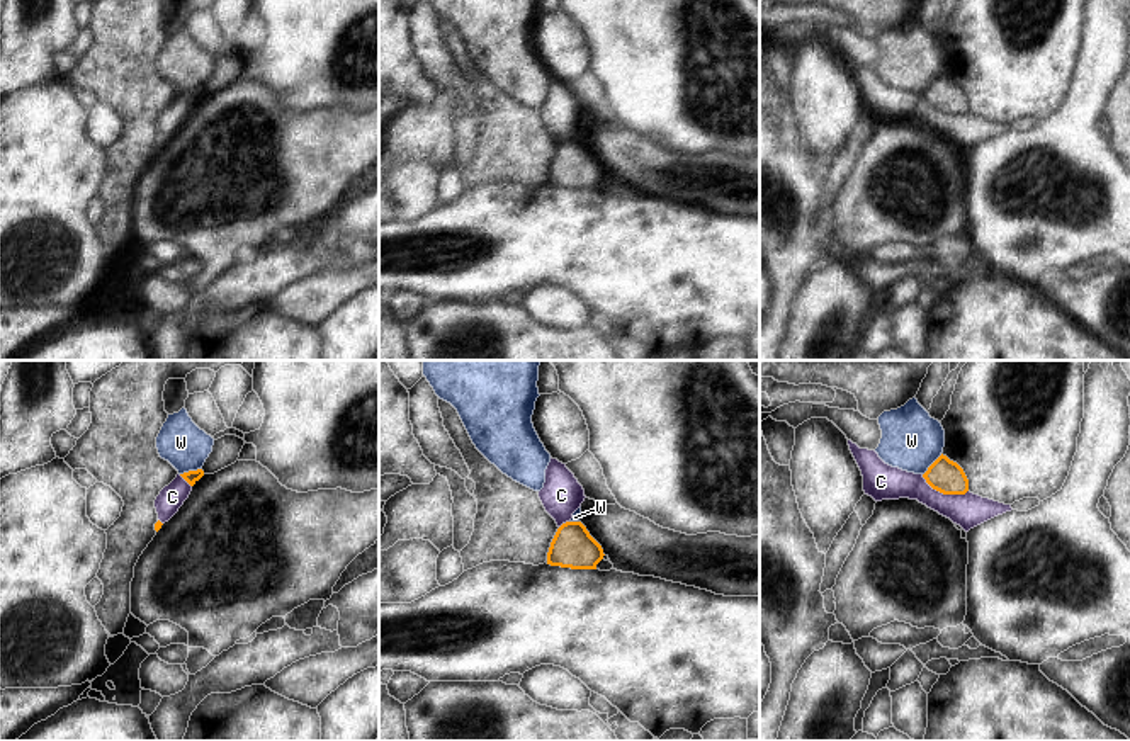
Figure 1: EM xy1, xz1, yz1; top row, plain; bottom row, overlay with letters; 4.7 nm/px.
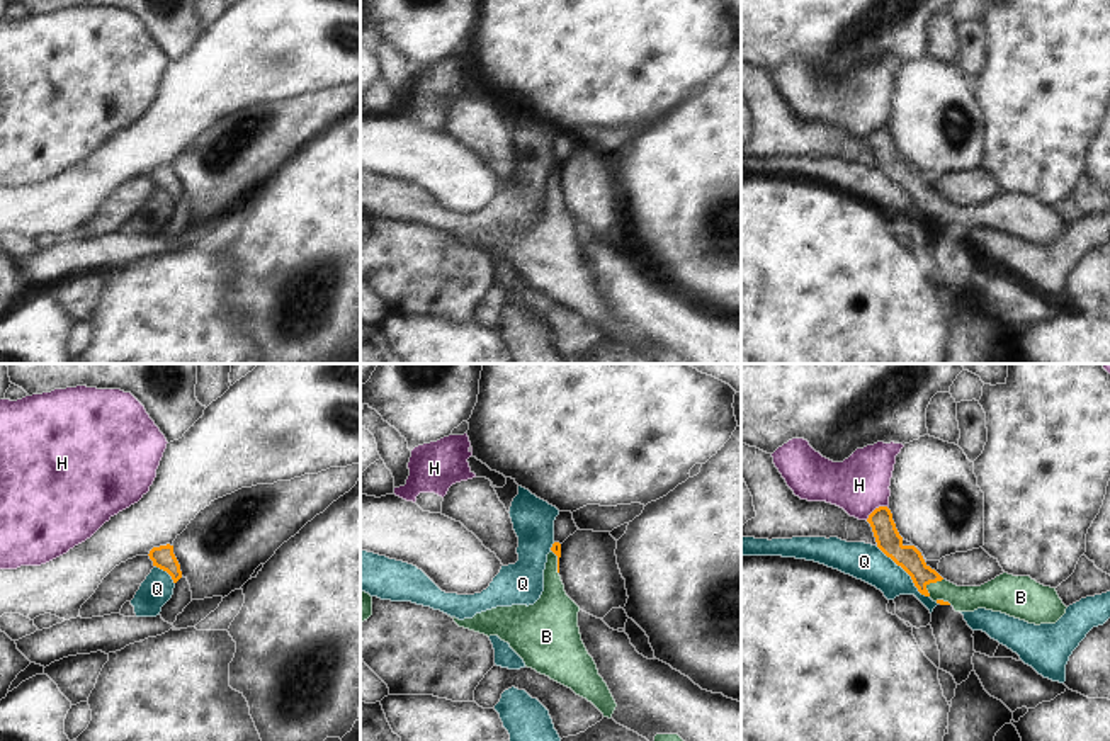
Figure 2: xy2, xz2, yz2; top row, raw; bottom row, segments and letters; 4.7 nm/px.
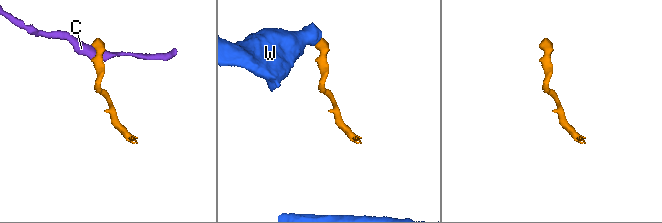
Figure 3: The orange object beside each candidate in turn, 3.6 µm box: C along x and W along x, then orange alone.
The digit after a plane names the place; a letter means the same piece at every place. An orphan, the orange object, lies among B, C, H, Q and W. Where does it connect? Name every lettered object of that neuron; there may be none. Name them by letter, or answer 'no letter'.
B

